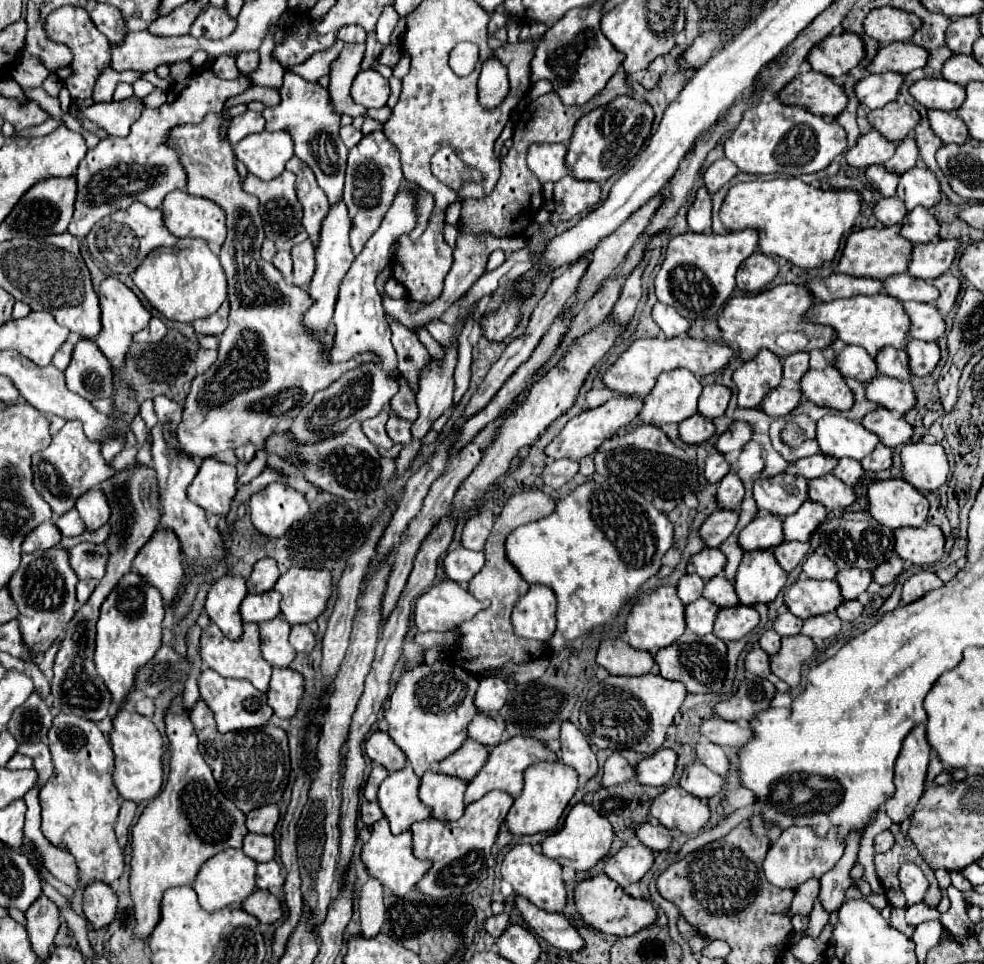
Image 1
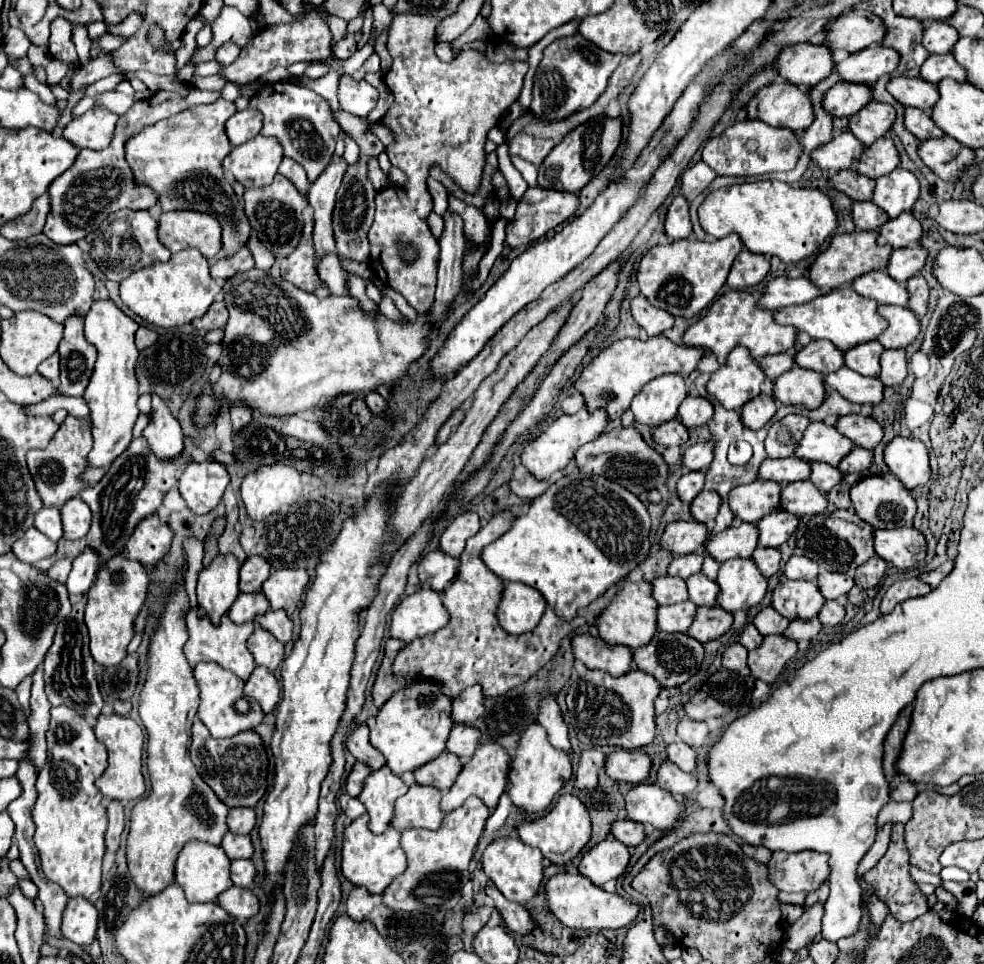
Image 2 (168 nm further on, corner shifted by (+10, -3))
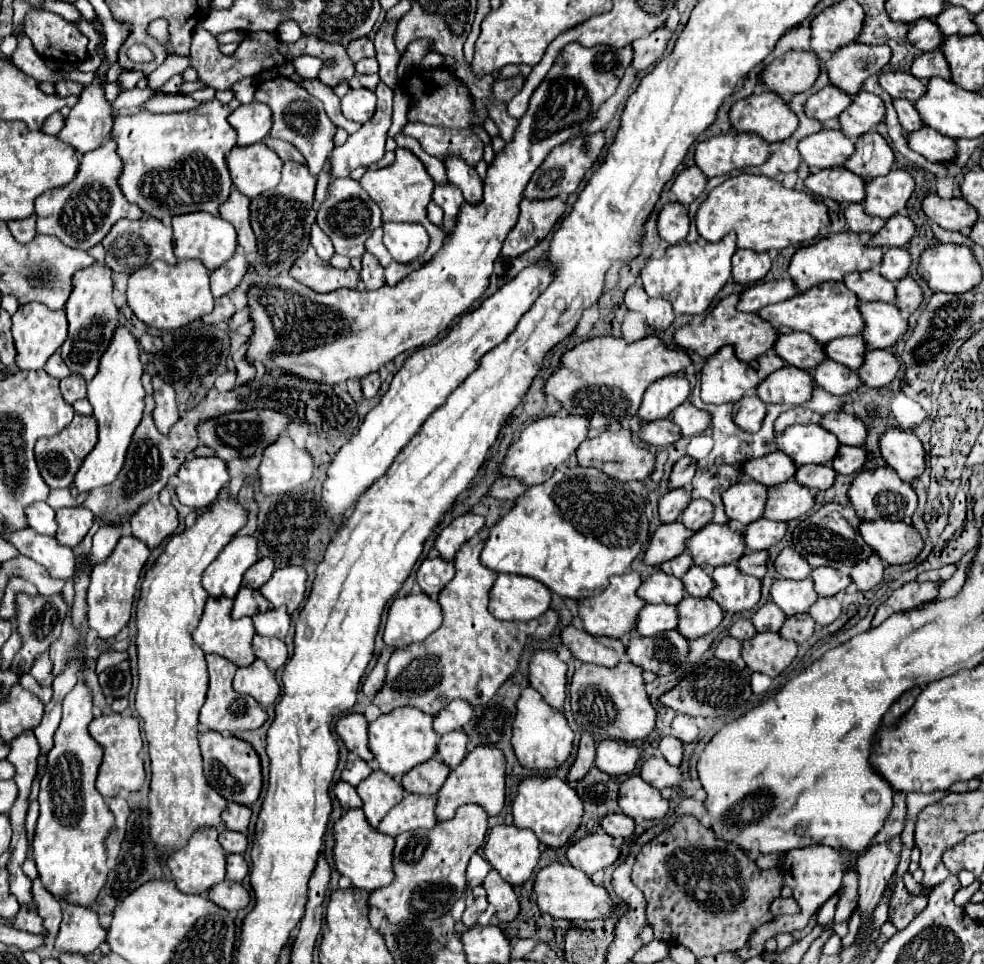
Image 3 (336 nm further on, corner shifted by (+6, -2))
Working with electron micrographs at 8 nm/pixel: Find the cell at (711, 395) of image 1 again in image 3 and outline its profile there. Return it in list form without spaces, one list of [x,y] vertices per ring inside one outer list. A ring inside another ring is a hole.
[[[690,401],[678,405],[676,411],[672,411],[672,421],[680,427],[680,433],[684,437],[692,437],[698,433],[704,433],[708,423],[710,423],[710,415],[706,411],[696,409]]]

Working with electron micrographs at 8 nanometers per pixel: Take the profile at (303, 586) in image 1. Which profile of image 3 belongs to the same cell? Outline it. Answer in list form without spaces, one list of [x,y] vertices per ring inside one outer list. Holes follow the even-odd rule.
[[[302,567],[276,569],[260,593],[274,605],[286,605],[288,613],[294,613],[306,593],[306,571]]]

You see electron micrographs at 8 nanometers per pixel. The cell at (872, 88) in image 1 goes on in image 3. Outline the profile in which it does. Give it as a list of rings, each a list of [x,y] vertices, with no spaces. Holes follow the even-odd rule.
[[[826,85],[818,93],[810,95],[808,101],[804,103],[804,113],[806,117],[826,121],[832,117],[838,117],[844,109],[848,109],[852,103],[852,97],[836,89],[834,85]]]

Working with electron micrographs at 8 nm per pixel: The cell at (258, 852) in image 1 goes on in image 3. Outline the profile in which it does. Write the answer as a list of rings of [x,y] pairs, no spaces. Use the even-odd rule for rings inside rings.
[[[222,831],[218,835],[218,841],[220,845],[224,847],[226,853],[244,853],[246,847],[248,847],[248,839],[246,839],[246,833],[238,833],[238,831]]]

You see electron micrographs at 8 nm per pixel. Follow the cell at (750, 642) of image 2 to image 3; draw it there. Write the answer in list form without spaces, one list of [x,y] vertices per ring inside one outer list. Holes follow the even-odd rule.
[[[748,617],[736,619],[736,621],[732,623],[732,627],[730,627],[730,635],[732,635],[734,639],[738,639],[738,641],[752,639],[754,633],[756,633],[756,629],[754,629],[754,625],[752,625],[752,621],[750,621]]]

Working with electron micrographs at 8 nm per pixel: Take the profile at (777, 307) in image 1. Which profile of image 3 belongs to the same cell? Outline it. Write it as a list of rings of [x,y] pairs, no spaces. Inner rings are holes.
[[[728,295],[726,299],[722,299],[710,313],[708,317],[700,323],[700,325],[686,325],[676,329],[674,333],[674,341],[678,347],[682,349],[690,349],[694,353],[698,353],[700,357],[710,357],[712,353],[716,353],[722,345],[732,345],[734,353],[740,361],[752,361],[758,355],[762,355],[766,349],[774,347],[778,331],[764,319],[760,319],[754,313],[740,313],[736,311],[736,303],[738,303],[738,295]]]

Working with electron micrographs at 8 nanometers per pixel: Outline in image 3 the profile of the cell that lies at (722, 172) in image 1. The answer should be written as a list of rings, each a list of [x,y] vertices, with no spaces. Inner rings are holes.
[[[686,167],[674,181],[672,185],[672,193],[676,195],[676,201],[682,203],[684,207],[688,207],[706,187],[706,177],[698,167]]]

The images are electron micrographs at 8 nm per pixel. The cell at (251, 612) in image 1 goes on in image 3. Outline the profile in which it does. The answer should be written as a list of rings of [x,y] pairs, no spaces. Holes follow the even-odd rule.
[[[242,587],[240,593],[234,597],[232,617],[234,619],[240,619],[244,615],[256,615],[256,613],[268,611],[268,607],[270,607],[270,603],[268,603],[268,599],[260,591]]]

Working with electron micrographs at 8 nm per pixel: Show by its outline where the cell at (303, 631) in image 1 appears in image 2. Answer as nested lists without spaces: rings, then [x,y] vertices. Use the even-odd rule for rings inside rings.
[[[274,610],[274,612],[266,612],[262,616],[256,618],[256,622],[266,628],[268,632],[272,632],[276,636],[278,642],[286,644],[292,640],[292,630],[294,630],[294,624],[292,620],[286,616],[284,610]]]

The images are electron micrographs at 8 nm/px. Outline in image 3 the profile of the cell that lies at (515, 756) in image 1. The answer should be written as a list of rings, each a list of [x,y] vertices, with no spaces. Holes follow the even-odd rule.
[[[476,747],[464,761],[450,771],[448,779],[436,793],[436,819],[448,821],[454,817],[454,811],[464,803],[480,805],[488,815],[498,815],[504,807],[504,779],[506,779],[506,759],[500,749]]]

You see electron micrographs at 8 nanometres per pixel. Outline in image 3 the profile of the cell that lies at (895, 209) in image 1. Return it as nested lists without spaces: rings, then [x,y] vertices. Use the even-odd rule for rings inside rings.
[[[852,203],[844,209],[844,219],[846,219],[846,225],[852,233],[870,233],[870,235],[876,235],[882,227],[884,227],[884,219],[880,217],[872,217],[872,215],[866,215],[864,213],[864,207],[860,203]]]

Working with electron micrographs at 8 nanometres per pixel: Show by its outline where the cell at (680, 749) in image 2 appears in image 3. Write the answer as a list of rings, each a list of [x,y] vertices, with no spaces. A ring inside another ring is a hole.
[[[672,735],[662,737],[658,743],[658,751],[670,765],[680,765],[680,761],[682,761],[682,741],[680,739],[676,739]]]

